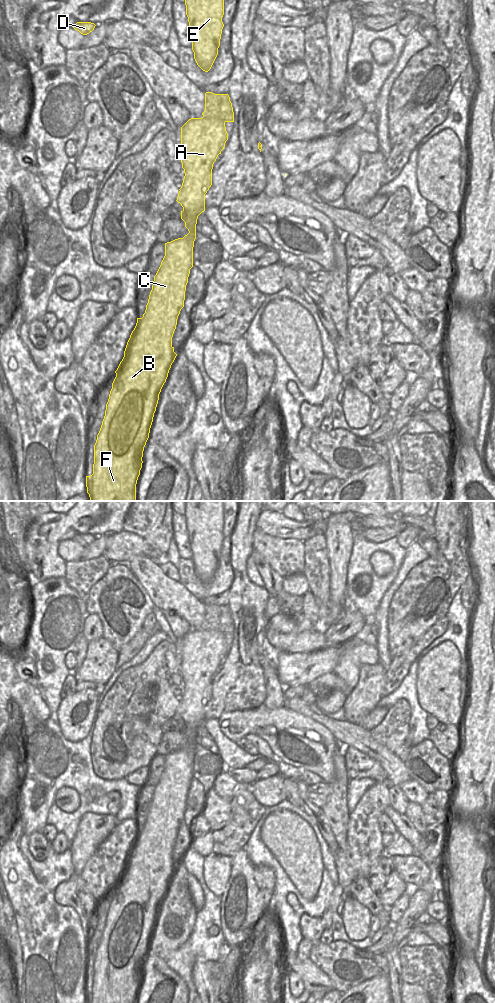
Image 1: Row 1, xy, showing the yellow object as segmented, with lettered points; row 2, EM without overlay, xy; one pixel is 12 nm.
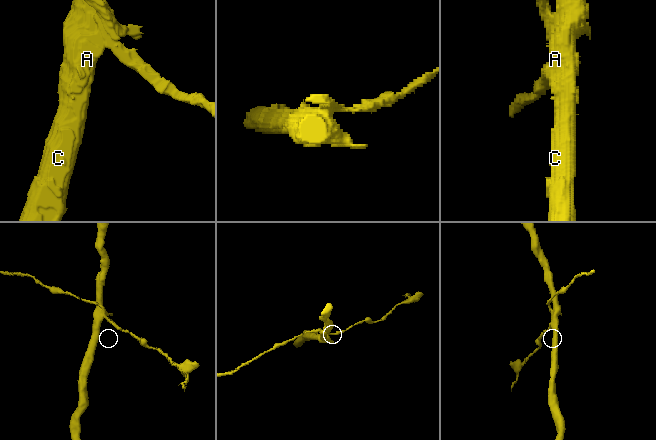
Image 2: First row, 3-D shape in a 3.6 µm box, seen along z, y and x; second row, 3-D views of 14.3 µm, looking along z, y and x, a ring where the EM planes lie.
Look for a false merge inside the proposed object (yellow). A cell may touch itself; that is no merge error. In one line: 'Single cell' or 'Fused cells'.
Fused cells

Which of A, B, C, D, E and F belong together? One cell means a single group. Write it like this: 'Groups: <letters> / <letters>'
Groups: A B C E F / D

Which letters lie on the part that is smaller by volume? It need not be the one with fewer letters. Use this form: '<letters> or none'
D

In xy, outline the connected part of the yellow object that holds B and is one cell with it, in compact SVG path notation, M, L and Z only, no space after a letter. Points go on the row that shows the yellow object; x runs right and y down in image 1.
M206 92L203 117L191 118L181 127L181 163L185 176L176 201L183 207L181 219L189 233L165 243L165 256L154 276L145 313L142 318L137 318L124 357L115 371L105 416L94 445L93 474L86 476L90 501L136 501L136 484L142 468L144 447L159 394L177 356L172 337L184 307L186 285L193 267L197 219L205 211L205 194L212 185L213 164L228 140L220 109L221 94Z

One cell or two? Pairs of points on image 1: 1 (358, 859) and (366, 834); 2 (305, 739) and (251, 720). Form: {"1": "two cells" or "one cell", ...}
{"1": "one cell", "2": "one cell"}

